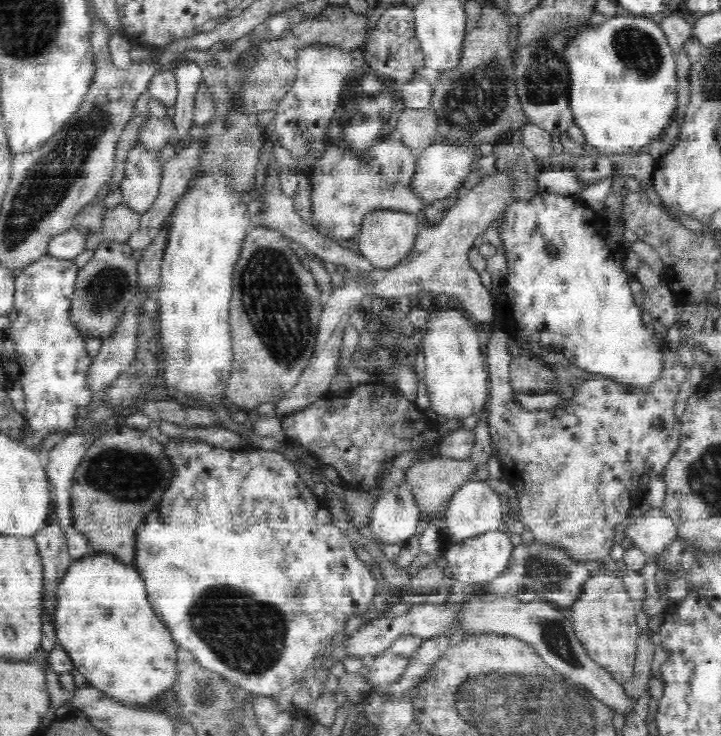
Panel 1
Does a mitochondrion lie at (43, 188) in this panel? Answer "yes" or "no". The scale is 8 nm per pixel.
yes

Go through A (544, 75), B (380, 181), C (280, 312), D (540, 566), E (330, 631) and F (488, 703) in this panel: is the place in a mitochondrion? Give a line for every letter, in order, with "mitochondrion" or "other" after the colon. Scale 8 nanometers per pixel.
A: mitochondrion
B: mitochondrion
C: mitochondrion
D: mitochondrion
E: other
F: mitochondrion

